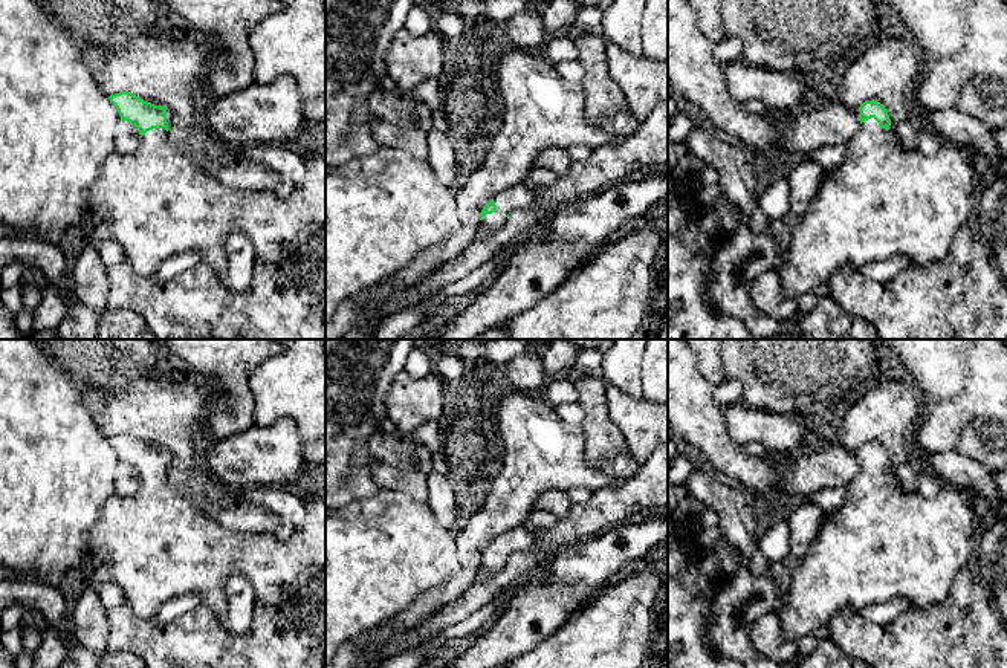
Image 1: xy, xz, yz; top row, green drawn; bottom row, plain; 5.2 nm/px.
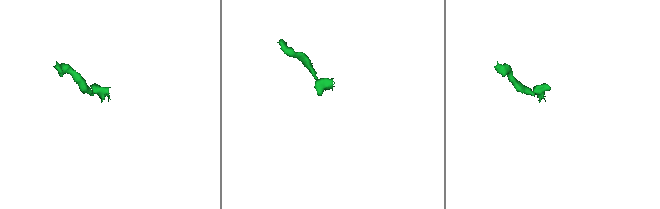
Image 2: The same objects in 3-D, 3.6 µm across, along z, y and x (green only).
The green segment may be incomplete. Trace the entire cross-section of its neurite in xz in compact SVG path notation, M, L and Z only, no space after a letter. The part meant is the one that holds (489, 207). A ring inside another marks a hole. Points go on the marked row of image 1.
M524 183L507 186L504 191L497 193L481 209L481 226L491 232L501 229L515 209L533 209L535 194Z

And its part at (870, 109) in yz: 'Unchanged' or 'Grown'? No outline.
Grown

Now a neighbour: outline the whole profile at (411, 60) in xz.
M399 31L387 58L387 73L402 90L411 90L443 70L443 38L436 32L414 37Z

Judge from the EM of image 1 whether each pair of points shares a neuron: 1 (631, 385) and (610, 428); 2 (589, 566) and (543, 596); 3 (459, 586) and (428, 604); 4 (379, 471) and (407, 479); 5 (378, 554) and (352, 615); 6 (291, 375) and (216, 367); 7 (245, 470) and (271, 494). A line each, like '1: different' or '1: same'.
1: different
2: same
3: same
4: same
5: same
6: same
7: different

